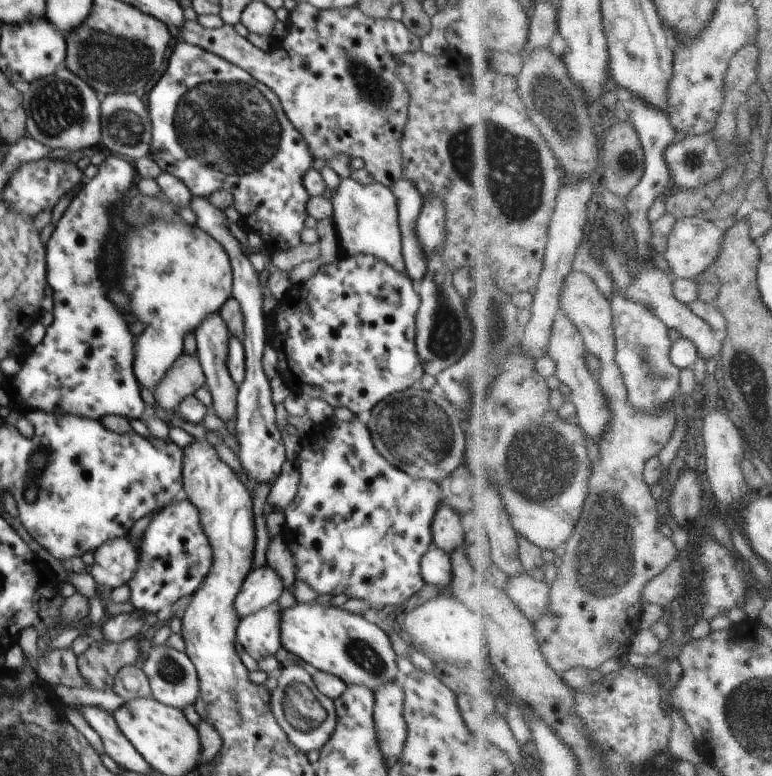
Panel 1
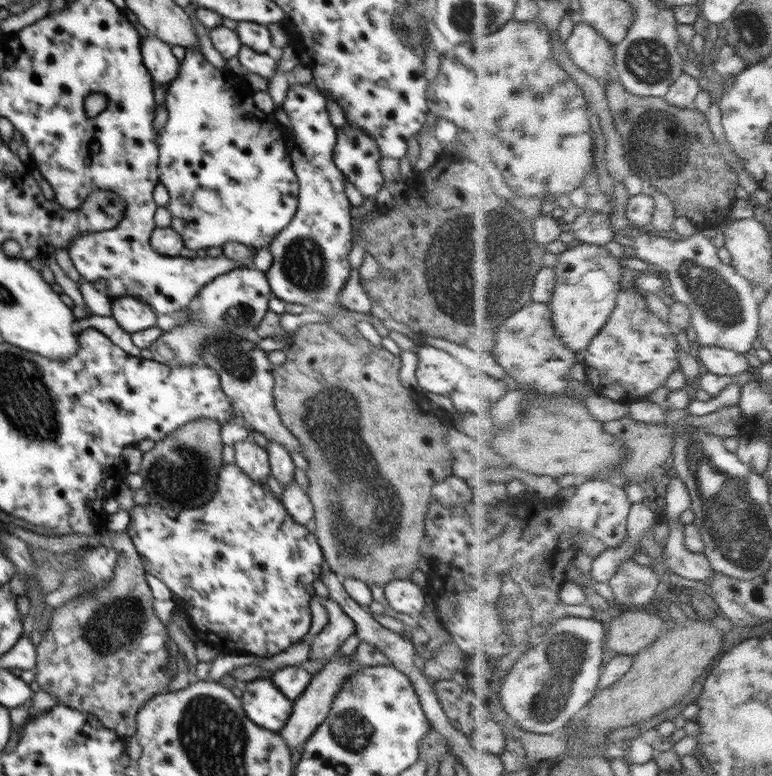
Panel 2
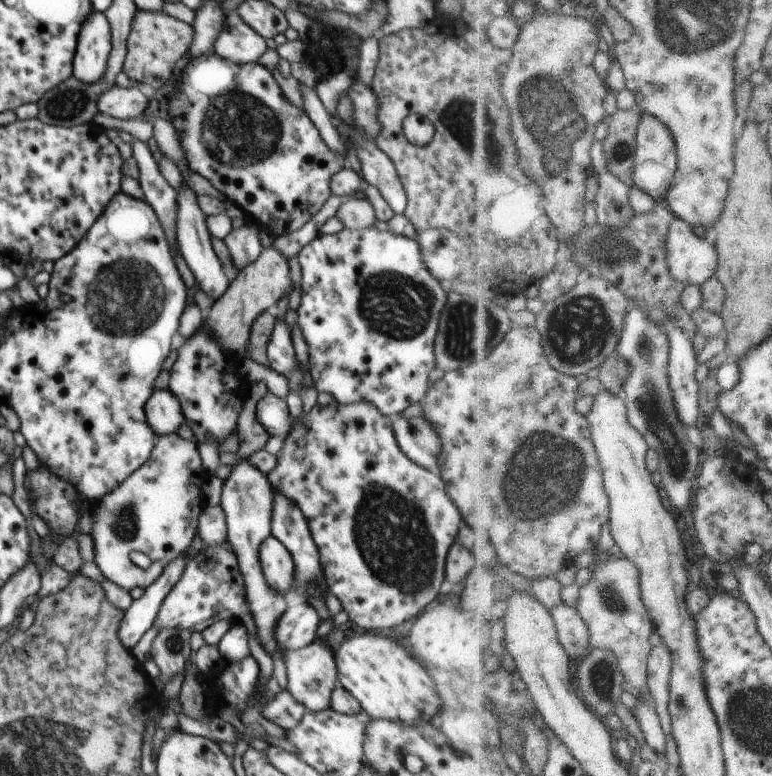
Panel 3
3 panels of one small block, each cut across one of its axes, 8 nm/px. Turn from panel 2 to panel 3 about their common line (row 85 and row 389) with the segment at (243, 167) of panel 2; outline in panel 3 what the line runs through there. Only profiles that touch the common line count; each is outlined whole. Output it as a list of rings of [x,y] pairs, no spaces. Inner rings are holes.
[[[202,326],[196,328],[196,332],[185,340],[177,352],[177,360],[169,372],[169,391],[178,398],[185,422],[196,436],[197,443],[223,443],[238,432],[238,416],[245,401],[238,394],[242,380],[237,374],[234,375],[236,364],[228,366],[228,360],[233,357],[226,354],[214,334],[210,334],[210,330],[204,330]]]

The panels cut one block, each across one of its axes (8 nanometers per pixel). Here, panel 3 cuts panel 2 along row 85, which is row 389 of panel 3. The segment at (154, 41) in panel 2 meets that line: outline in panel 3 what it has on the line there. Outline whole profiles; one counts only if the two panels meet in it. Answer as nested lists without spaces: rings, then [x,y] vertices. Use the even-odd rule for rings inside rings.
[[[167,388],[154,389],[152,396],[145,404],[146,422],[157,437],[177,434],[185,418],[178,398]]]

